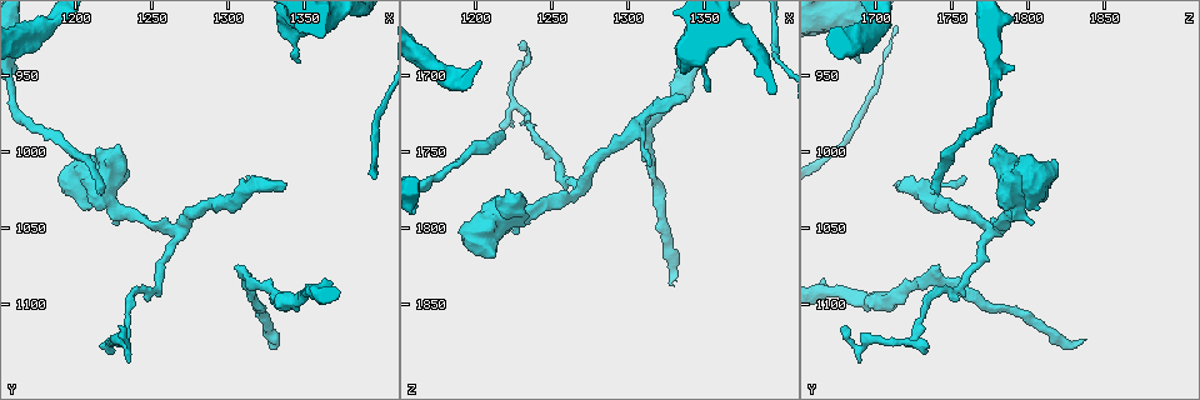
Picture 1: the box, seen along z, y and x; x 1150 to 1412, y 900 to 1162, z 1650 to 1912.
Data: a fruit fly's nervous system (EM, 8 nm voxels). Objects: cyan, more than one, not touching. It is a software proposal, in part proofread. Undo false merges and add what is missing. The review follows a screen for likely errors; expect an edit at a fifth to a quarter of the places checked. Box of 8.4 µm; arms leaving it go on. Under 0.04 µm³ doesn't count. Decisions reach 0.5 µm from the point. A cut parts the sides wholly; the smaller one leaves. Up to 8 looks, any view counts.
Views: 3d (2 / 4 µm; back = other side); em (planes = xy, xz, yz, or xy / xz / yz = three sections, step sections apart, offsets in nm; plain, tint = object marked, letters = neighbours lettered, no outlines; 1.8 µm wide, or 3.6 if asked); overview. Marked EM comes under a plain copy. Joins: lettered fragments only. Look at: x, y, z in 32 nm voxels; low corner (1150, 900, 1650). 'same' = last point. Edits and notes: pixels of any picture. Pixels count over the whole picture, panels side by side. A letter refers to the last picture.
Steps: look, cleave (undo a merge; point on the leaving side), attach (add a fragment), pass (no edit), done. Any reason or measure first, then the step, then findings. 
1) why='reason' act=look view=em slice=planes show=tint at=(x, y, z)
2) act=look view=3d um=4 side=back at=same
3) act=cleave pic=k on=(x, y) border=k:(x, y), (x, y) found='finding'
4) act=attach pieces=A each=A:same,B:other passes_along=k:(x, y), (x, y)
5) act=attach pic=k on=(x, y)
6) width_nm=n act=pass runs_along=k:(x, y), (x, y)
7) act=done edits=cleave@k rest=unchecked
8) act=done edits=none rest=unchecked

why='tapers out' act=look view=3d um=2 at=(1218, 1028, 1740)

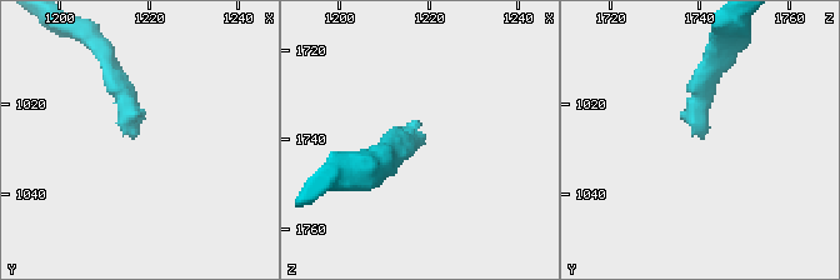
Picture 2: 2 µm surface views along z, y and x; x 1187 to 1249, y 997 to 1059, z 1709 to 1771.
act=look view=em um=3.6 slice=xz step=8 show=letters at=(1218, 1027, 1741)

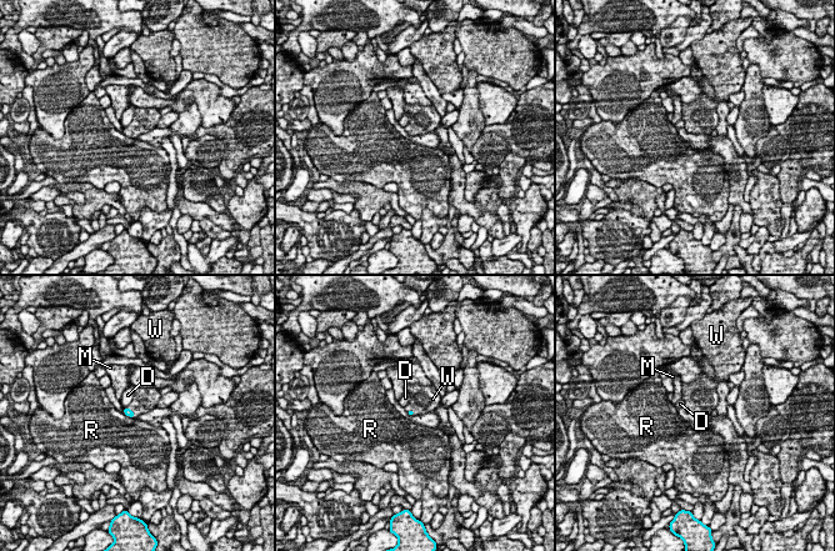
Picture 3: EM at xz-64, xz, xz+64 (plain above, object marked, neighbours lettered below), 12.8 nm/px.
why='cut it another way' act=look view=em um=3.6 slice=yz step=8 show=letters at=same

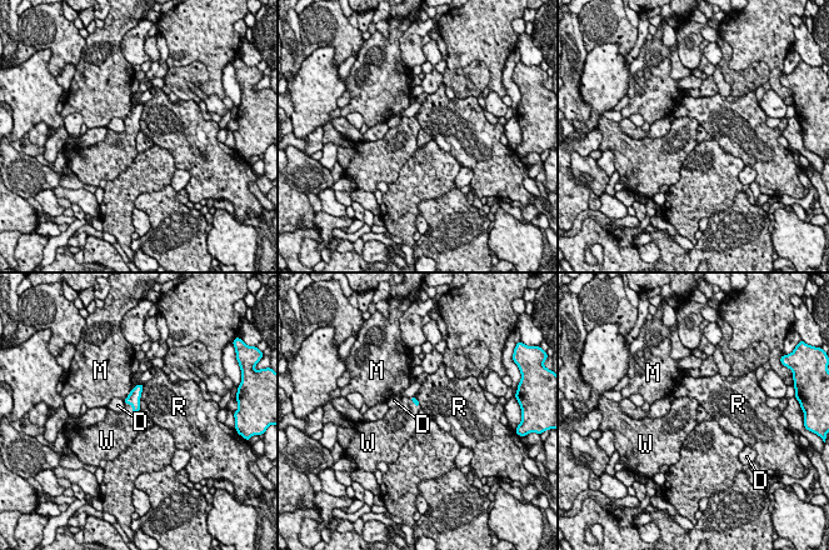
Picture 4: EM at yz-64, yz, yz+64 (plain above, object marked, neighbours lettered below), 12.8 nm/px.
act=attach pieces=W each=D:other,M:other,R:other,W:same found='it goes on there'

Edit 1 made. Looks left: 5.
why='see it whole again' act=look view=overview

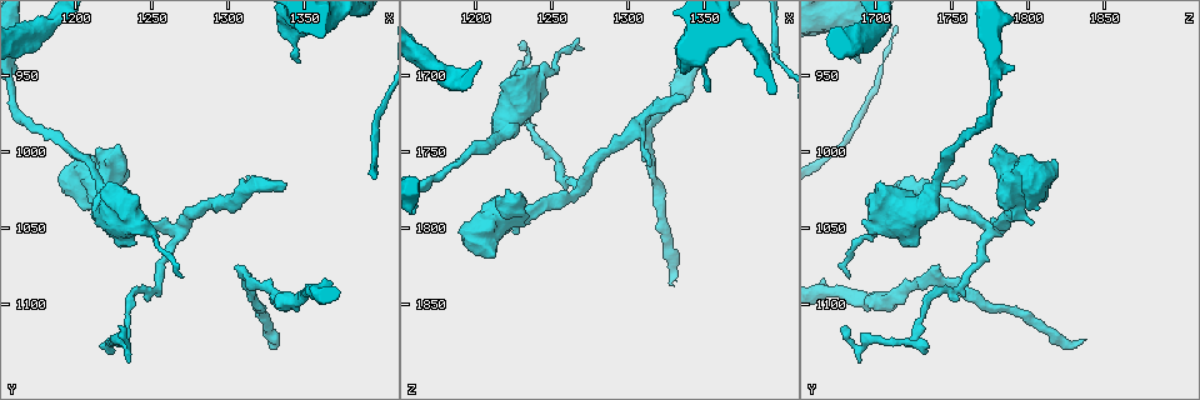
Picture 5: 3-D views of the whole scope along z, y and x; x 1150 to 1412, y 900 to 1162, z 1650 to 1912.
why='free end' act=look view=3d um=2 side=back at=(1230, 1116, 1678)

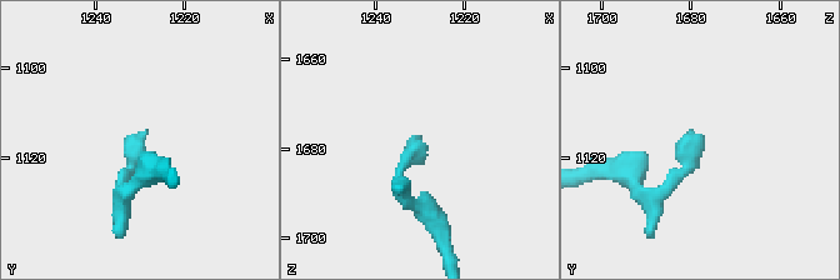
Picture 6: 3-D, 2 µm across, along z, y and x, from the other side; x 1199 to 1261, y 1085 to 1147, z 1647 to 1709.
why='now the EM' act=look view=em slice=planes show=letters at=(1229, 1114, 1679)

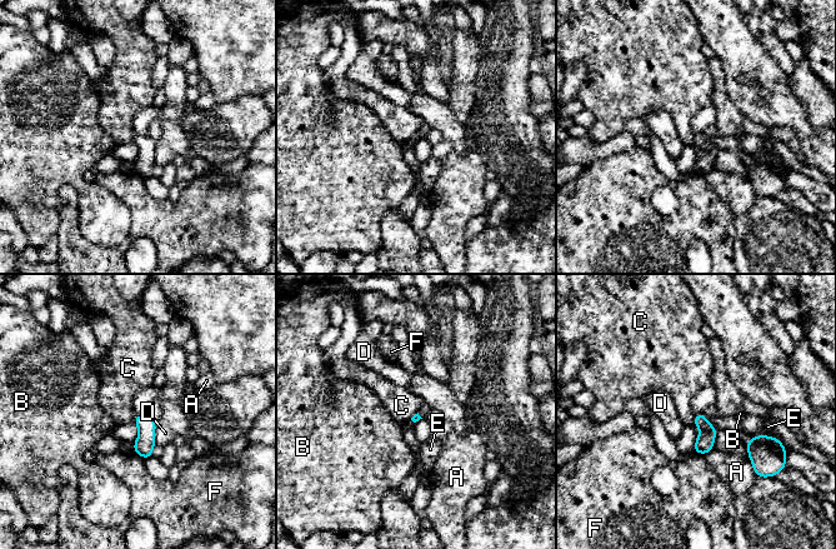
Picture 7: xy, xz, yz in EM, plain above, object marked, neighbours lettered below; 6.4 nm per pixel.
act=pass each=A:other,B:other,C:other,D:other,E:other,F:other border=7:(696, 414), (691, 423) found='none of them fits'

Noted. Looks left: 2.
why='free end' act=look view=3d um=2 at=(1338, 1022, 1716)

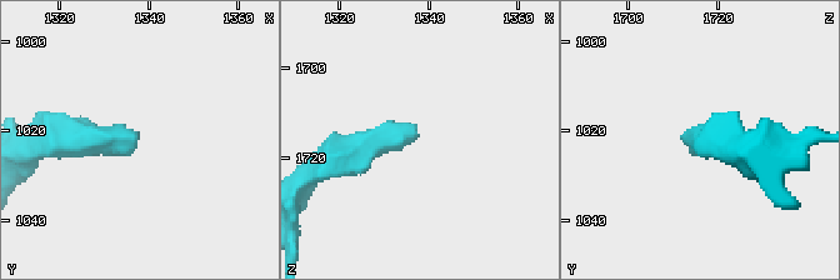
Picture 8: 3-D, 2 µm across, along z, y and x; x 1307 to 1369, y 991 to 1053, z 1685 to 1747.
act=look view=em slice=planes show=letters at=(1336, 1021, 1717)

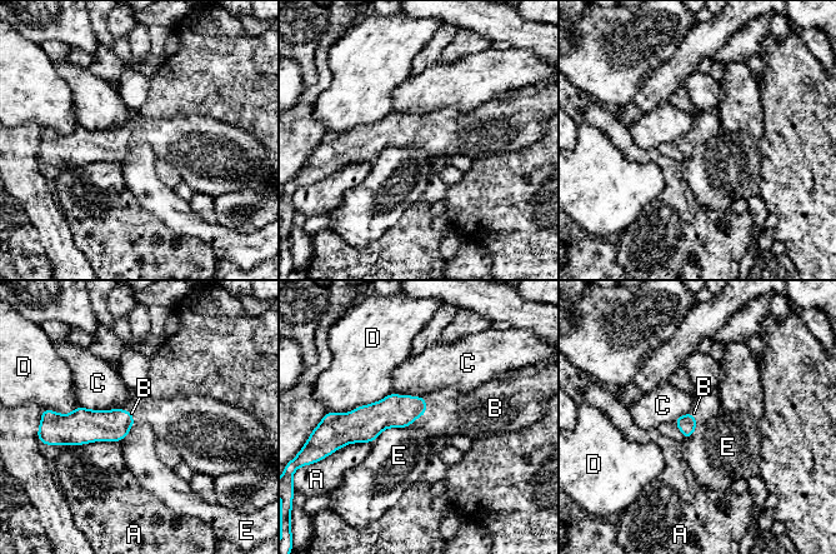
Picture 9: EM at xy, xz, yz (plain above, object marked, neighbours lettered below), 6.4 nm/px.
width_nm=120 longest_contact=D:400nm act=attach pieces=B each=A:other,B:same,C:other,D:other,E:other found='it goes on there'

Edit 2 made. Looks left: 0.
act=done edits=attach@4,attach@9 rest=unchecked

